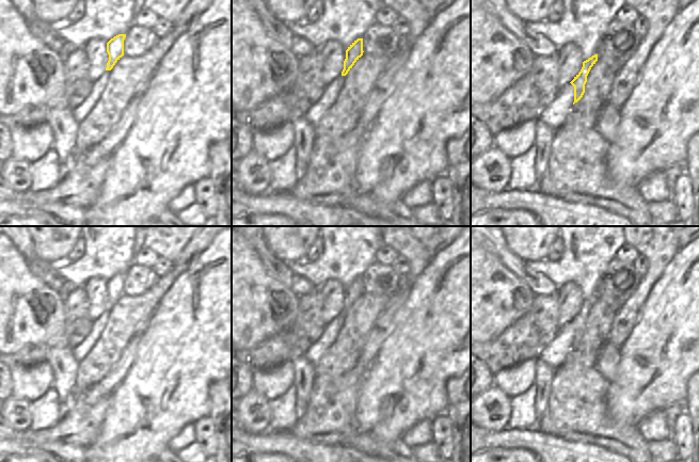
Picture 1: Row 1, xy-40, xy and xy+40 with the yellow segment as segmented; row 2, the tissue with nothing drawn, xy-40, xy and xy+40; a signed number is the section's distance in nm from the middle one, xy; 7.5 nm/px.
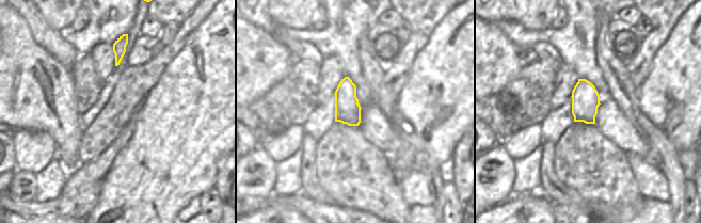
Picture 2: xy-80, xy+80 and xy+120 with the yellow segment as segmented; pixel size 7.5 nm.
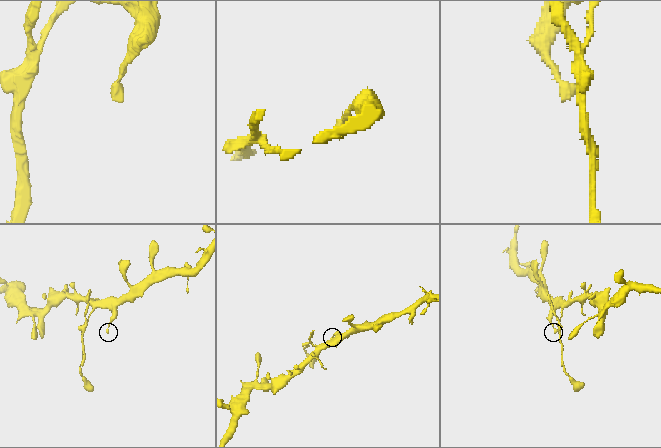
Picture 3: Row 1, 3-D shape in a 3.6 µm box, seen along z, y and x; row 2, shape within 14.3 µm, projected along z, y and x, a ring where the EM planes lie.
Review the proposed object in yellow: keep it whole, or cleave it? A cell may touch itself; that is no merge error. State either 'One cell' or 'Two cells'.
One cell

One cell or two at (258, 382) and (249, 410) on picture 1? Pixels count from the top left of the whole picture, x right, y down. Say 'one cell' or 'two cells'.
two cells

